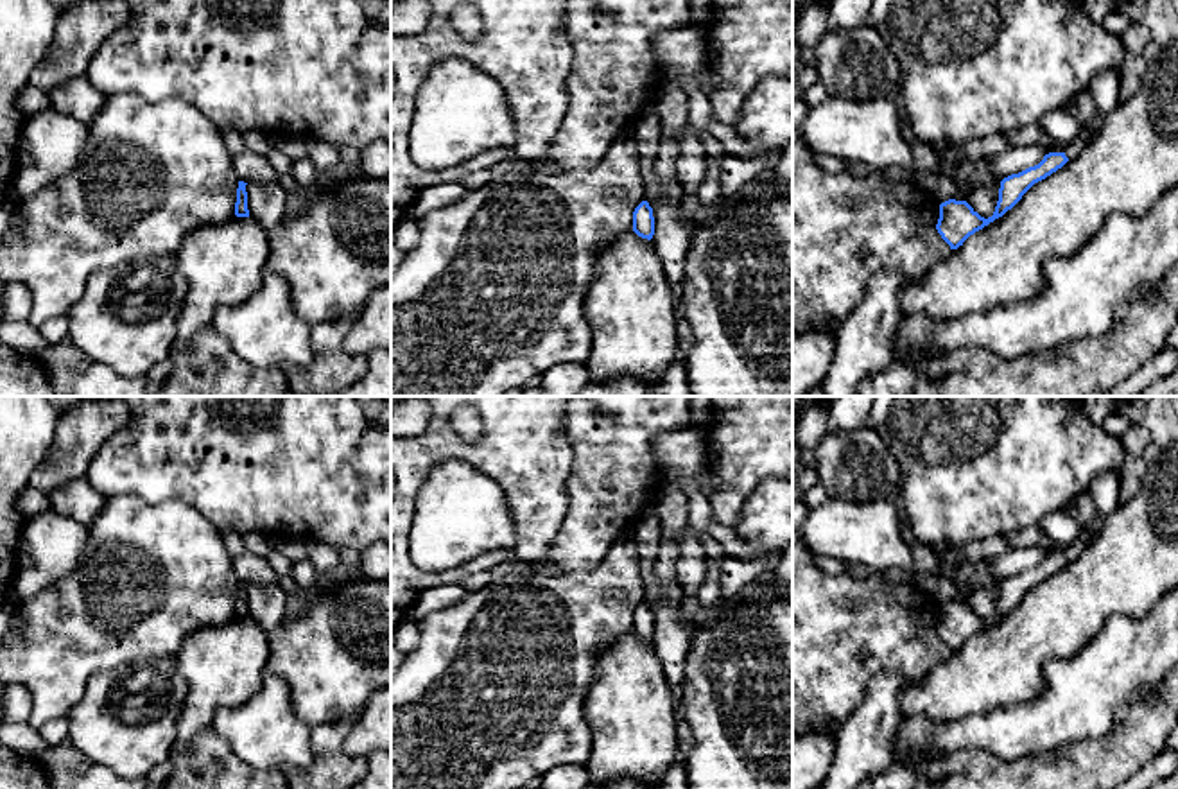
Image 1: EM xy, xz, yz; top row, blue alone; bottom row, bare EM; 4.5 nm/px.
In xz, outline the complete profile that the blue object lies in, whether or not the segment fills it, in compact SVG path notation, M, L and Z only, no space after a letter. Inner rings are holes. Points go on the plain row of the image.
M642 603L633 613L633 633L638 638L647 640L647 642L651 642L654 637L653 610L649 608L647 603Z

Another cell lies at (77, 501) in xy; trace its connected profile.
M82 477L50 491L48 502L50 511L90 527L104 507L106 497L95 491L86 477Z

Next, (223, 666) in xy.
M249 617L190 633L176 658L186 683L176 741L190 742L212 728L219 708L237 708L260 689L271 642Z

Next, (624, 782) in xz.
M619 778L619 780L611 780L611 782L595 782L590 780L588 785L585 789L651 789L647 782L640 782L635 778Z

